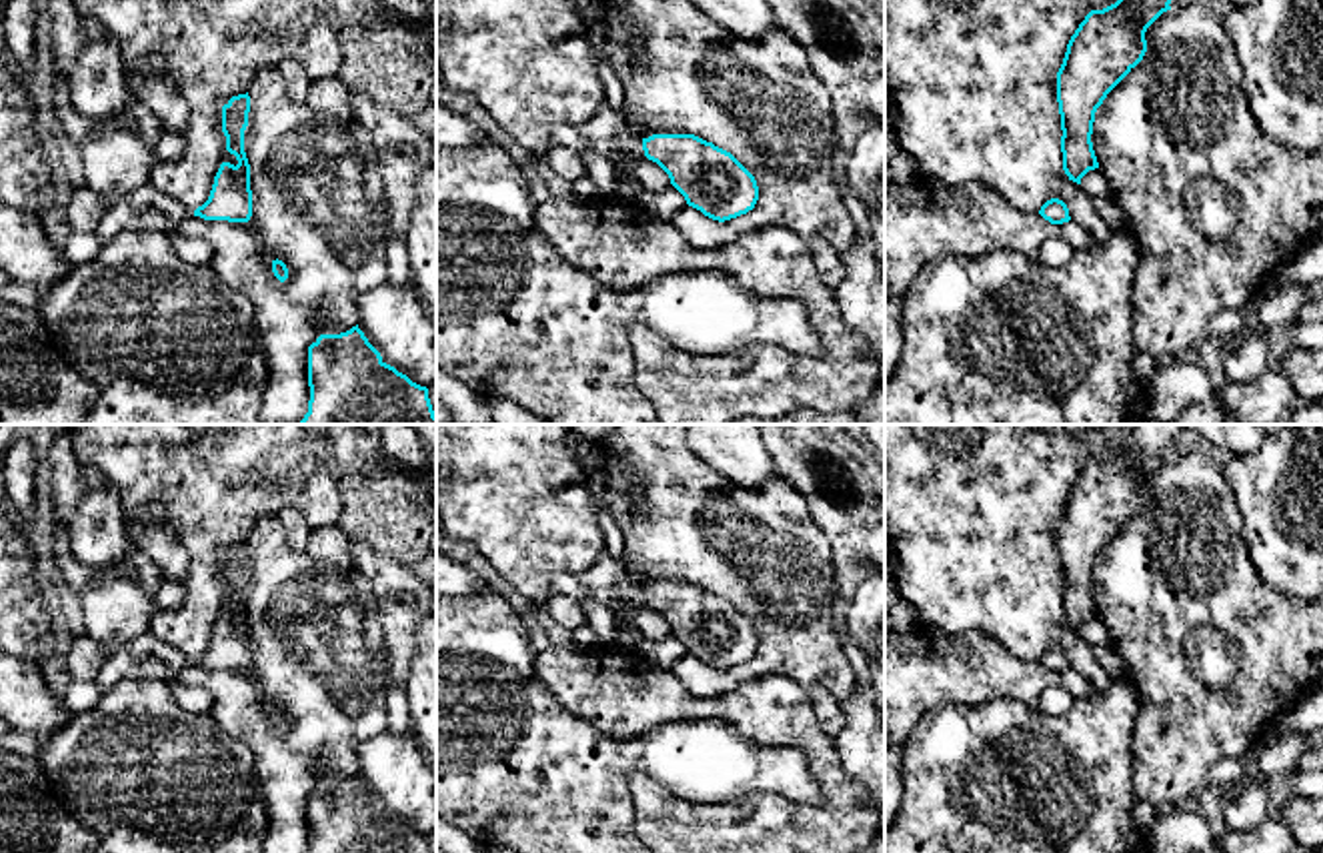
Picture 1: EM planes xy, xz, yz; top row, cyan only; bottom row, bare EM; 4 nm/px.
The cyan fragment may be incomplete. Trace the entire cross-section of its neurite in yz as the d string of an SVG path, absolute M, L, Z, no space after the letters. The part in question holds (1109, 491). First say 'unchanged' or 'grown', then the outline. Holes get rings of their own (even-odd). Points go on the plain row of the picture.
unchanged; M1133 424L1127 441L1103 459L1091 459L1067 493L1063 513L1057 521L1057 551L1061 563L1063 619L1069 629L1099 617L1091 583L1095 561L1107 543L1143 509L1147 501L1145 481L1167 459L1183 435L1185 424Z

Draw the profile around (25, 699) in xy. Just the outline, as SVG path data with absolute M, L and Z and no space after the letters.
M0 651L0 717L12 729L28 731L38 745L62 729L74 711L50 695L38 663Z

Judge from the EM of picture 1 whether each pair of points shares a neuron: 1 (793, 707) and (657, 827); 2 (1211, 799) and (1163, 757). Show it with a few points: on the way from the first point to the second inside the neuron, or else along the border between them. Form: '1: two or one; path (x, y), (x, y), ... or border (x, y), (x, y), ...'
1: one; path (829, 773), (829, 801), (803, 827), (723, 827)
2: two; border (1209, 781), (1191, 805)

